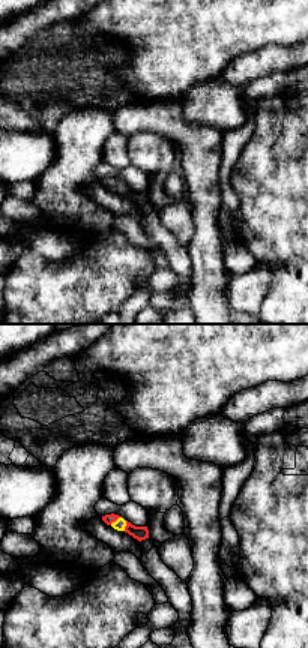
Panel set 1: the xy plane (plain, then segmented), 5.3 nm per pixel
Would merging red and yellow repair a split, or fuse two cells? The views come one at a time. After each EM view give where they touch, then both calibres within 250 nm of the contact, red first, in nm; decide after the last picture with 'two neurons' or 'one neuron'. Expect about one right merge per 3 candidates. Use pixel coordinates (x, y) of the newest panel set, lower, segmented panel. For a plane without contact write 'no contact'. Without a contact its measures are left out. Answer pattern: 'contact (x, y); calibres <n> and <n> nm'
contact (114, 521); calibres 60 and 60 nm

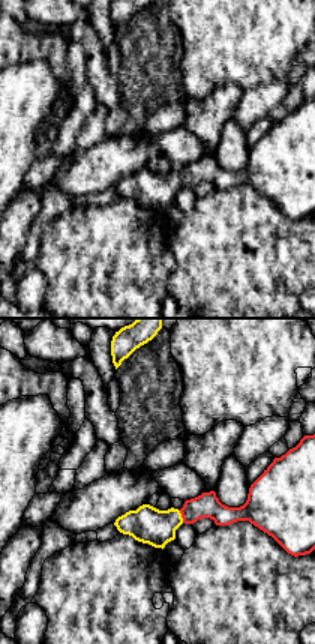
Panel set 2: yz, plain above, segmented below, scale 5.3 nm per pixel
contact (182, 517); calibres 140 and 200 nm

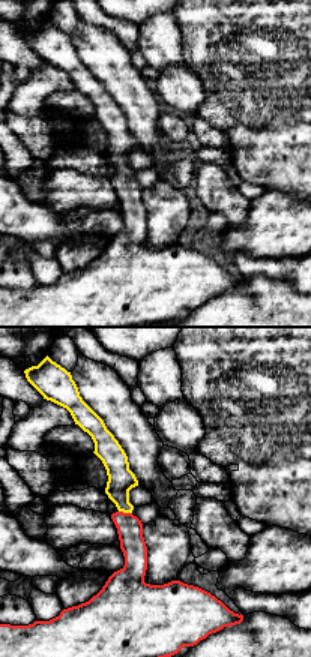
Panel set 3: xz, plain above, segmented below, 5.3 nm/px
contact (125, 513); calibres 140 and 140 nm

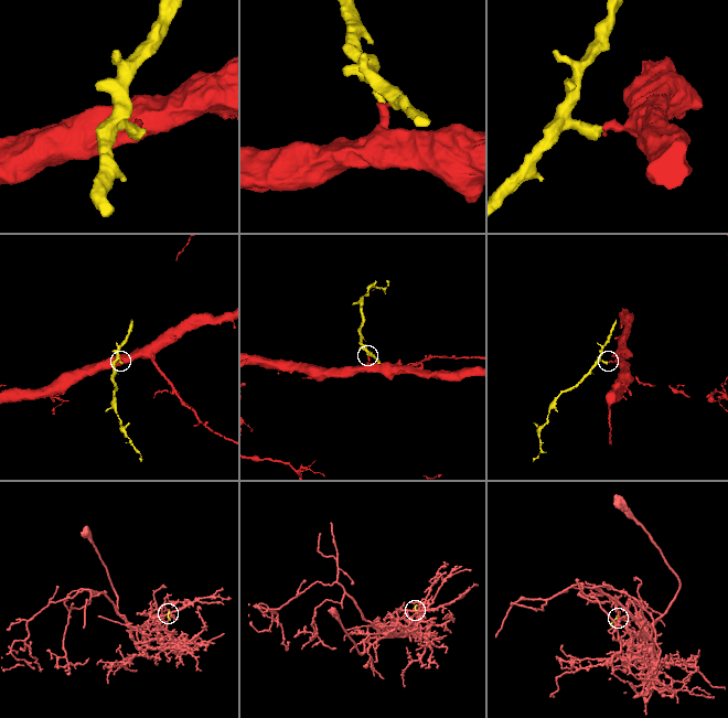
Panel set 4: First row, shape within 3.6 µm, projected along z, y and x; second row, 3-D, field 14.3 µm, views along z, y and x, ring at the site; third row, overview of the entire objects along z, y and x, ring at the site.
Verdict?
one neuron

